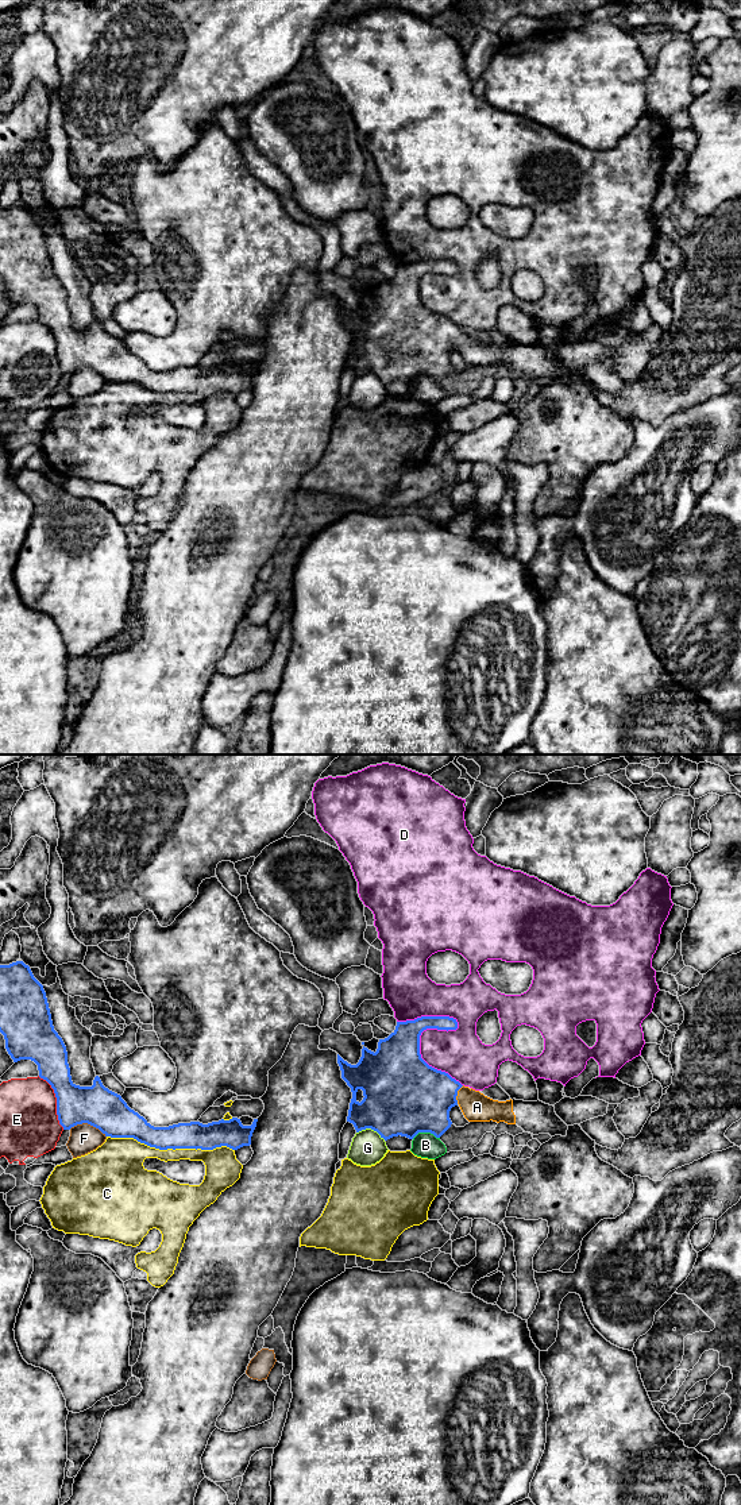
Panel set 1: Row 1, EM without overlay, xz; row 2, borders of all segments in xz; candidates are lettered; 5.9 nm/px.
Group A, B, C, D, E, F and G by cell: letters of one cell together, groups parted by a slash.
A / B / C / D / E / F / G

